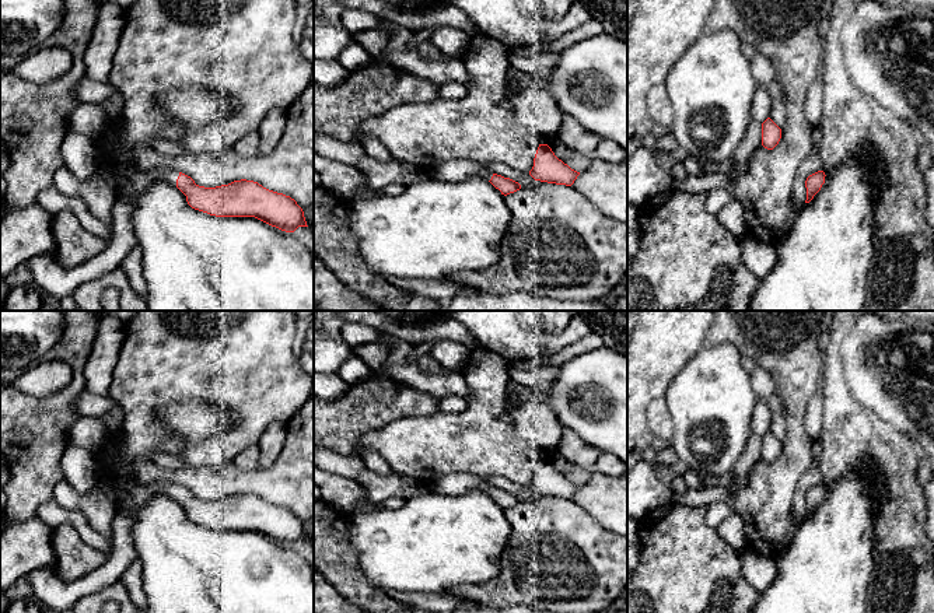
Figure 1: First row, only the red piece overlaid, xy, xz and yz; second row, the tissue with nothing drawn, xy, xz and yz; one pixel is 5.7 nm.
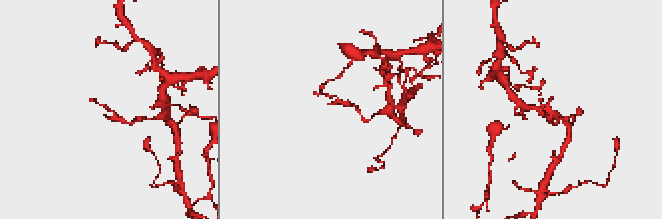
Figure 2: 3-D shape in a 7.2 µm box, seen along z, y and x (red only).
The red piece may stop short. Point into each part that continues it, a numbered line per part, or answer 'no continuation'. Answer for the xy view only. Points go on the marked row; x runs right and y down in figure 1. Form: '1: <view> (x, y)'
1: xy (49, 276)

